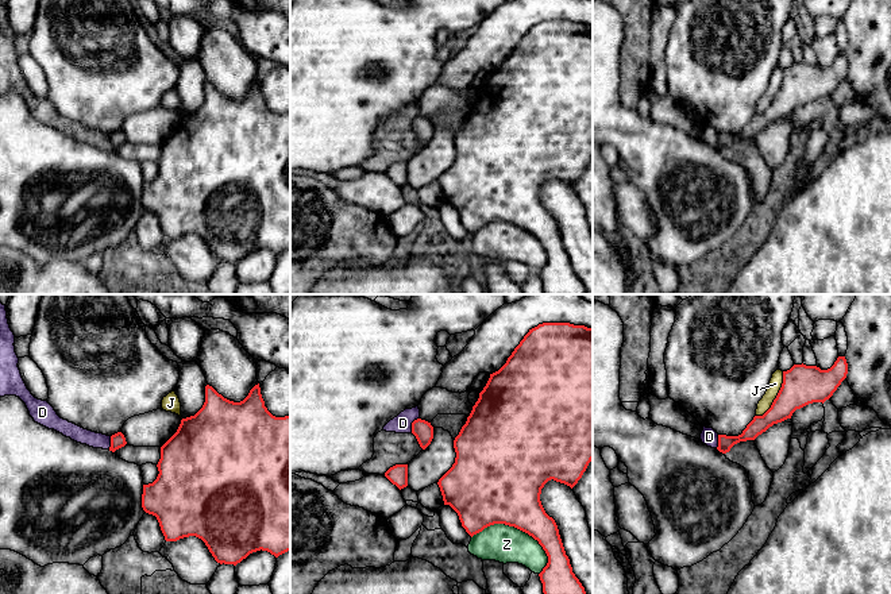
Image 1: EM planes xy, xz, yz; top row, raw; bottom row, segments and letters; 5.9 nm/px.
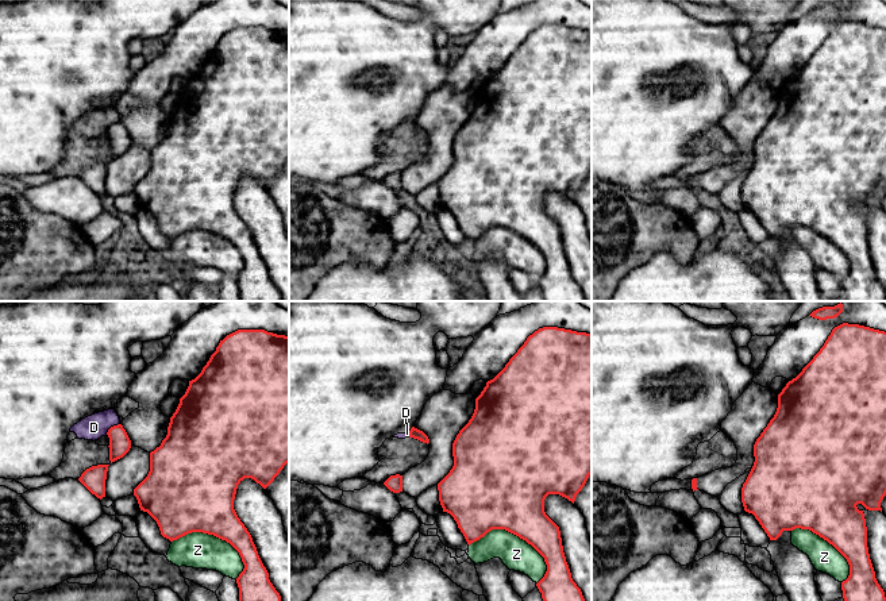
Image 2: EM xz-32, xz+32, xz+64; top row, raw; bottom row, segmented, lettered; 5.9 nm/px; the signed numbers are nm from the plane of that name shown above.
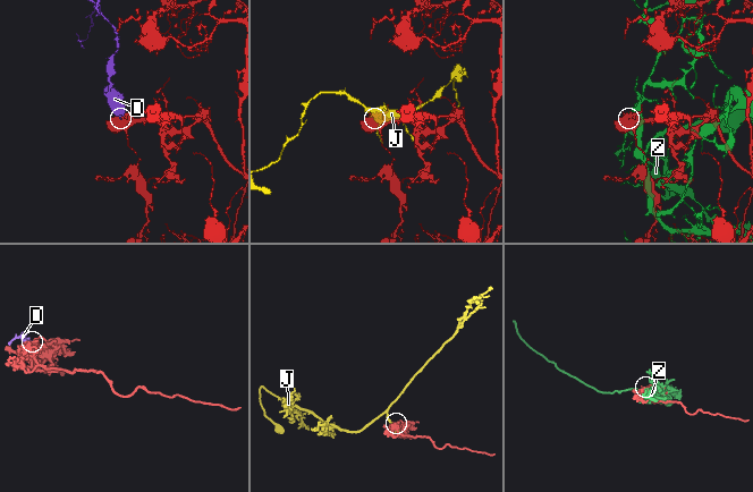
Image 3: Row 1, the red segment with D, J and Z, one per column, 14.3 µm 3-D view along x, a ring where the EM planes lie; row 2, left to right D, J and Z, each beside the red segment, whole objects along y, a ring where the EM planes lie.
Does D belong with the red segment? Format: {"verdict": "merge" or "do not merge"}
{"verdict": "do not merge"}

